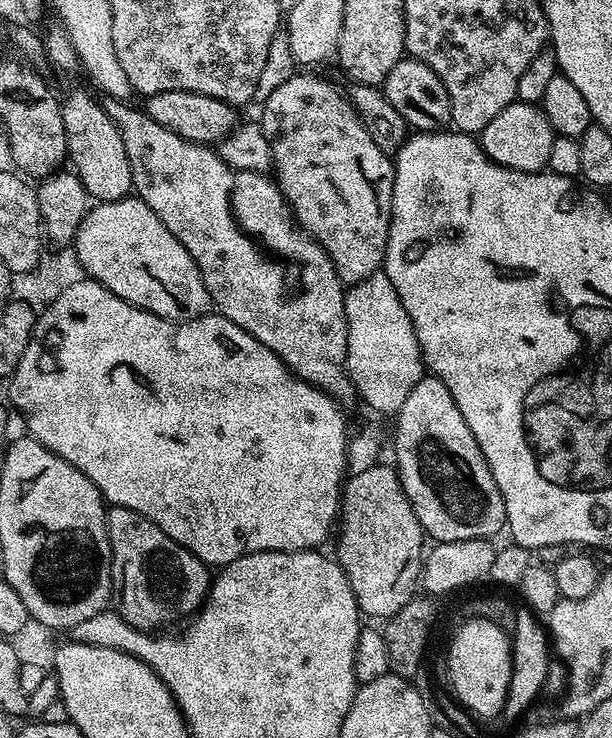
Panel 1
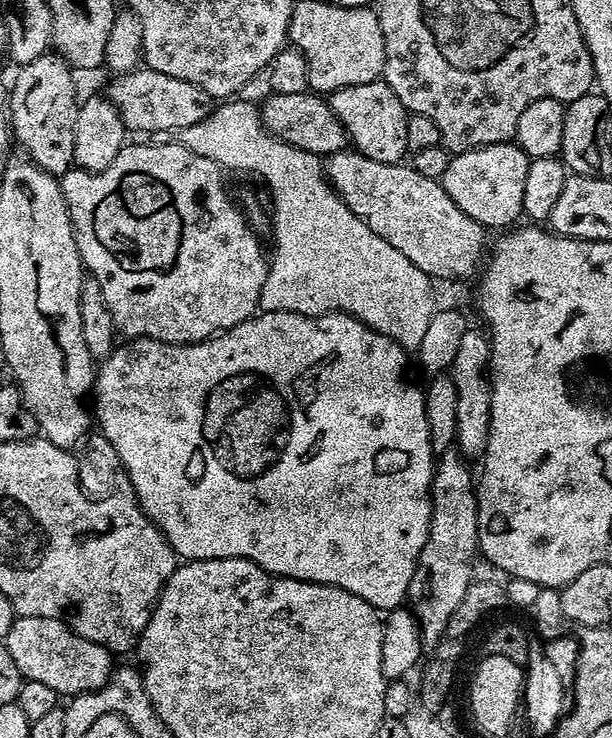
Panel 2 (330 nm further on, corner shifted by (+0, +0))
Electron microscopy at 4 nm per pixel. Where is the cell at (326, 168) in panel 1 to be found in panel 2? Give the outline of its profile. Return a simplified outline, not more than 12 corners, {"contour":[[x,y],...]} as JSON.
{"contour":[[383,79],[330,103],[355,151],[398,164],[410,113]]}

